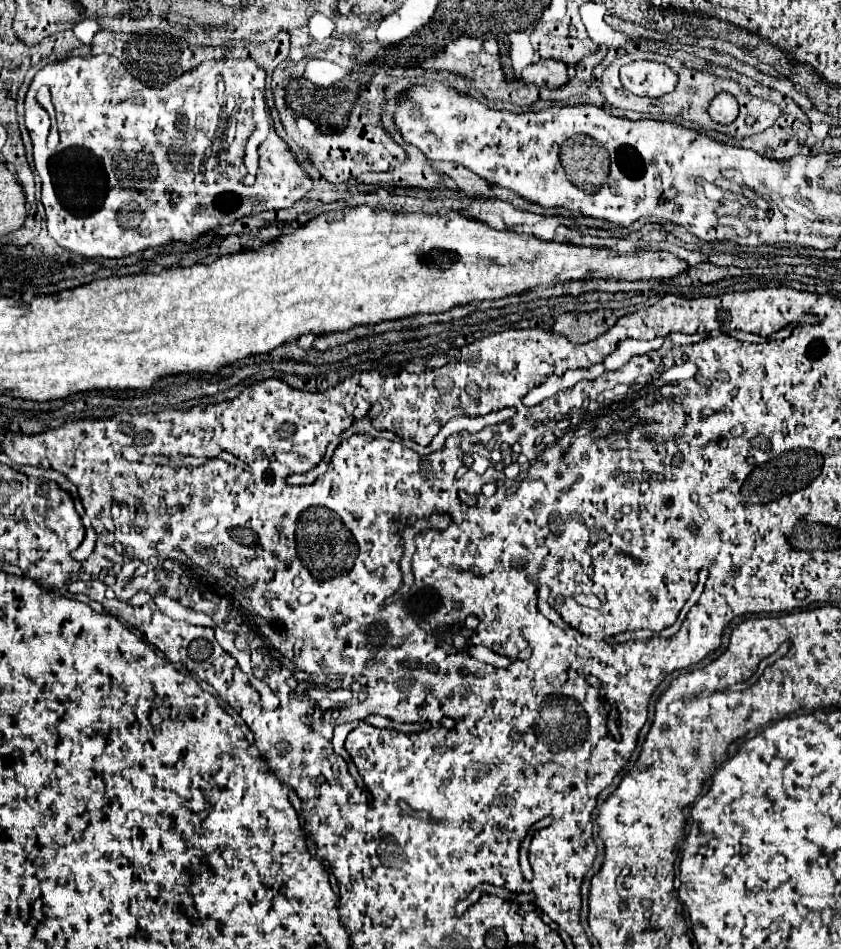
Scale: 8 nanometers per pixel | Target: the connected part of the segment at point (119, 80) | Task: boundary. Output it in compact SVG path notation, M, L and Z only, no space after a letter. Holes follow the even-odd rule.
M102 54L102 56L74 56L62 62L54 62L44 66L32 80L28 94L26 94L26 128L30 132L32 138L32 146L34 146L34 164L36 164L36 172L40 174L42 180L42 204L46 208L46 218L48 218L48 232L50 236L64 248L86 256L86 258L124 258L130 256L134 252L146 250L146 248L156 248L156 246L164 246L168 242L196 242L200 236L210 234L210 230L214 230L216 226L224 226L224 224L232 224L244 216L252 216L258 212L266 212L266 210L280 210L280 208L290 208L294 202L298 202L306 192L312 190L312 180L308 178L308 174L296 164L296 158L292 156L292 152L288 150L288 146L284 144L282 138L278 138L273 126L270 128L266 142L260 144L258 148L258 174L256 182L252 186L244 184L244 144L248 138L250 128L248 126L248 110L246 104L254 104L254 94L256 92L264 92L264 70L252 62L250 58L246 60L226 60L222 58L220 62L204 62L198 68L182 74L180 78L172 80L168 86L162 88L150 88L146 84L142 84L138 78L134 78L122 64L120 60L116 60L110 54ZM40 86L48 86L52 92L52 102L54 102L54 110L56 110L56 118L58 118L58 126L60 126L60 144L58 150L52 152L46 146L46 138L50 132L50 118L48 112L36 102L36 92Z

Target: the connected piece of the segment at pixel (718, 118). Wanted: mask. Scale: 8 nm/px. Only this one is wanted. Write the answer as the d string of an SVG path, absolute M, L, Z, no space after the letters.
M722 92L712 100L712 104L708 108L708 114L718 124L730 124L738 116L738 104L730 94Z

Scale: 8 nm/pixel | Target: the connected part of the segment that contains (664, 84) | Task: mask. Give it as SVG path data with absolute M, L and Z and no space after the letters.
M630 62L620 68L620 80L624 88L638 96L662 96L668 94L676 84L676 74L658 62Z

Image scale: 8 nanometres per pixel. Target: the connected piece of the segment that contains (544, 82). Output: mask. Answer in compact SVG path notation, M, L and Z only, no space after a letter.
M542 60L542 62L530 64L522 70L520 80L526 84L546 86L550 90L556 90L568 82L566 64L560 60Z

